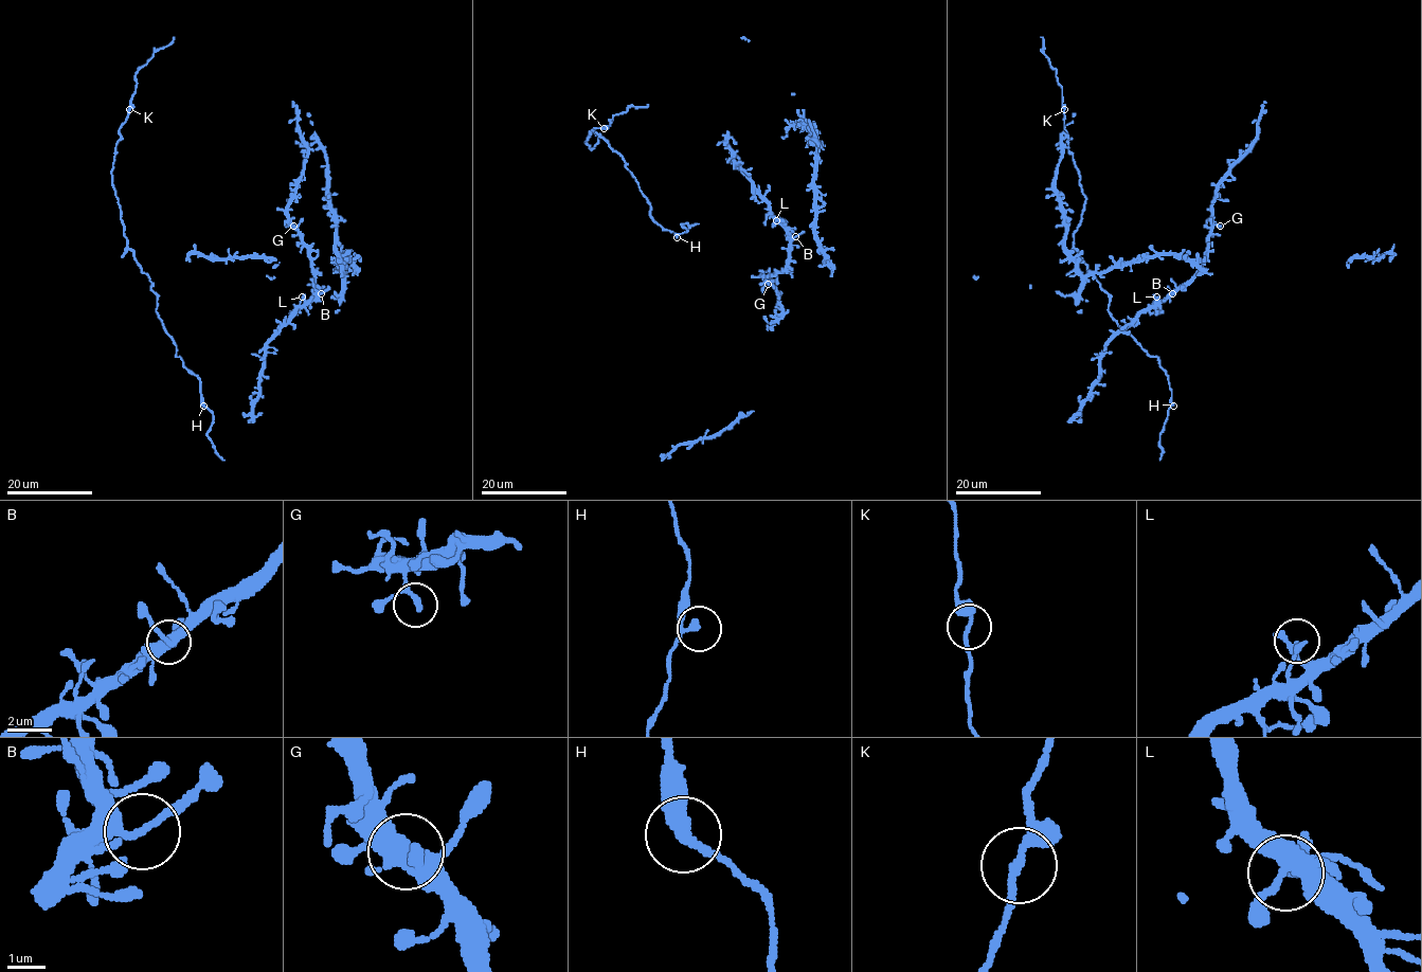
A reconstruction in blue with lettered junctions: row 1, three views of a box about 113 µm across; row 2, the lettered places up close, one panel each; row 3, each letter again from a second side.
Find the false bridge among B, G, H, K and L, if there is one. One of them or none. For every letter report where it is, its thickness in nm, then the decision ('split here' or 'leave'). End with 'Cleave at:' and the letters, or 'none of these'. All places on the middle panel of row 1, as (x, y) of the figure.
B: (795, 236) | 240 nm | leave
G: (768, 284) | 220 nm | leave
H: (677, 237) | 240 nm | leave
K: (604, 128) | 240 nm | leave
L: (776, 220) | 240 nm | leave
Cleave at: none of these

